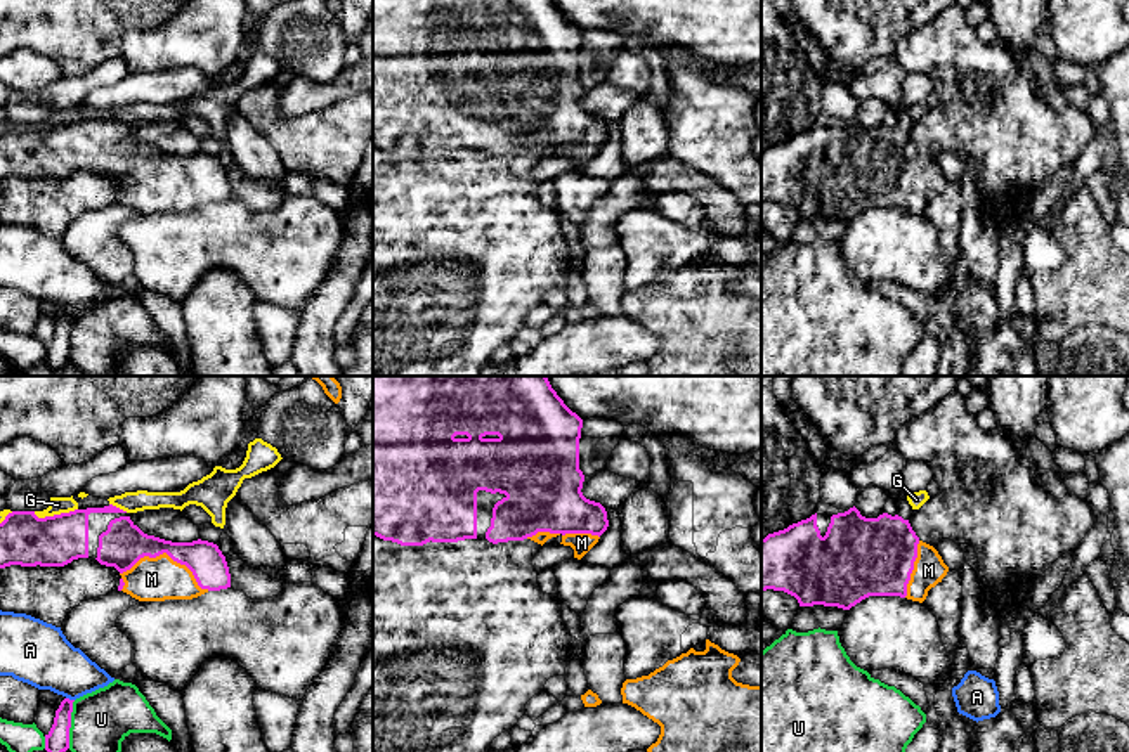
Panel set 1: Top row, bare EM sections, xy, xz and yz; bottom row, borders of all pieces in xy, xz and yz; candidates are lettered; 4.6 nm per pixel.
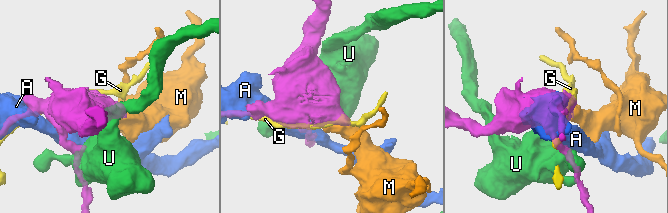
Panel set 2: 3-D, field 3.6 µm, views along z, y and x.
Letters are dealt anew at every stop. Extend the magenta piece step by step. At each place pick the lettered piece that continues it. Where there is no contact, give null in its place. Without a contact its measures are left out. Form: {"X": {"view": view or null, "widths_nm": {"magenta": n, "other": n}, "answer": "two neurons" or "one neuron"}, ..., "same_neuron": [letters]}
{"A": {"view": "xy", "widths_nm": {"magenta": 110, "other": 300}, "answer": "two neurons"}, "G": {"view": "xy", "widths_nm": {"magenta": 240, "other": 80}, "answer": "two neurons"}, "M": {"view": "xy", "widths_nm": {"magenta": 200, "other": 200}, "answer": "one neuron"}, "U": {"view": "xy", "widths_nm": {"magenta": 110, "other": 280}, "answer": "two neurons"}, "same_neuron": ["M"]}

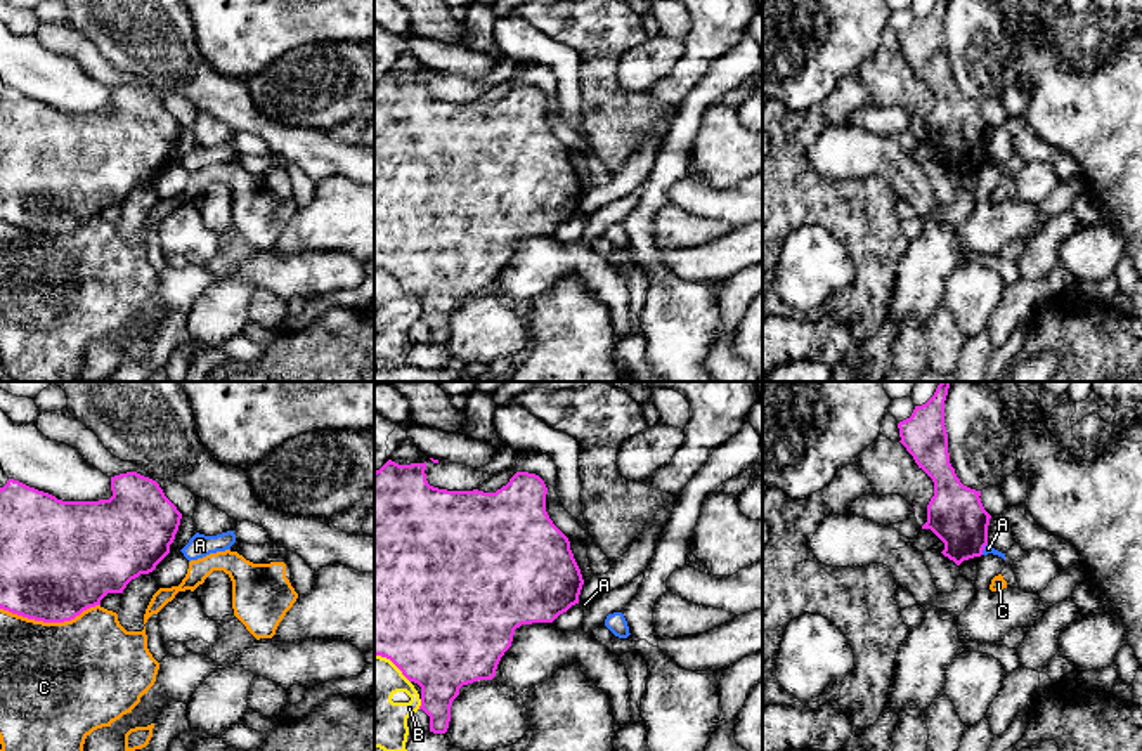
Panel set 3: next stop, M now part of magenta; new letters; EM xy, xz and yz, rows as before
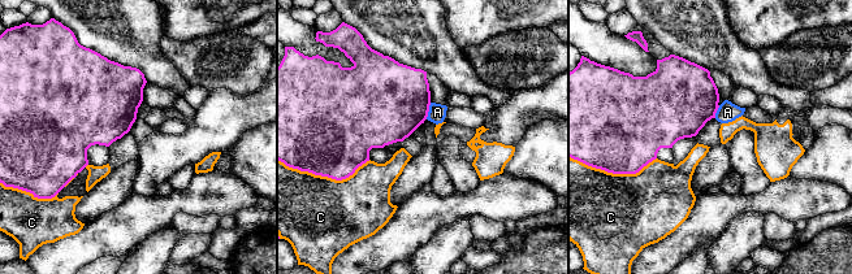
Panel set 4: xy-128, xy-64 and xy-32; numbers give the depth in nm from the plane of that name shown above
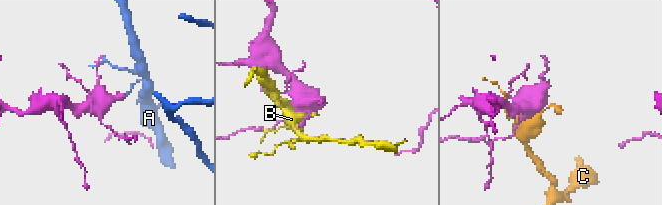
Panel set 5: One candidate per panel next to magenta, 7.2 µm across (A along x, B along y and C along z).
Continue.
{"A": {"view": "yz", "widths_nm": {"magenta": 260, "other": 40}, "answer": "two neurons"}, "B": {"view": "xz", "widths_nm": {"magenta": 360, "other": 240}, "answer": "two neurons"}, "C": {"view": "xy", "widths_nm": {"magenta": 500, "other": 500}, "answer": "two neurons"}, "same_neuron": []}

